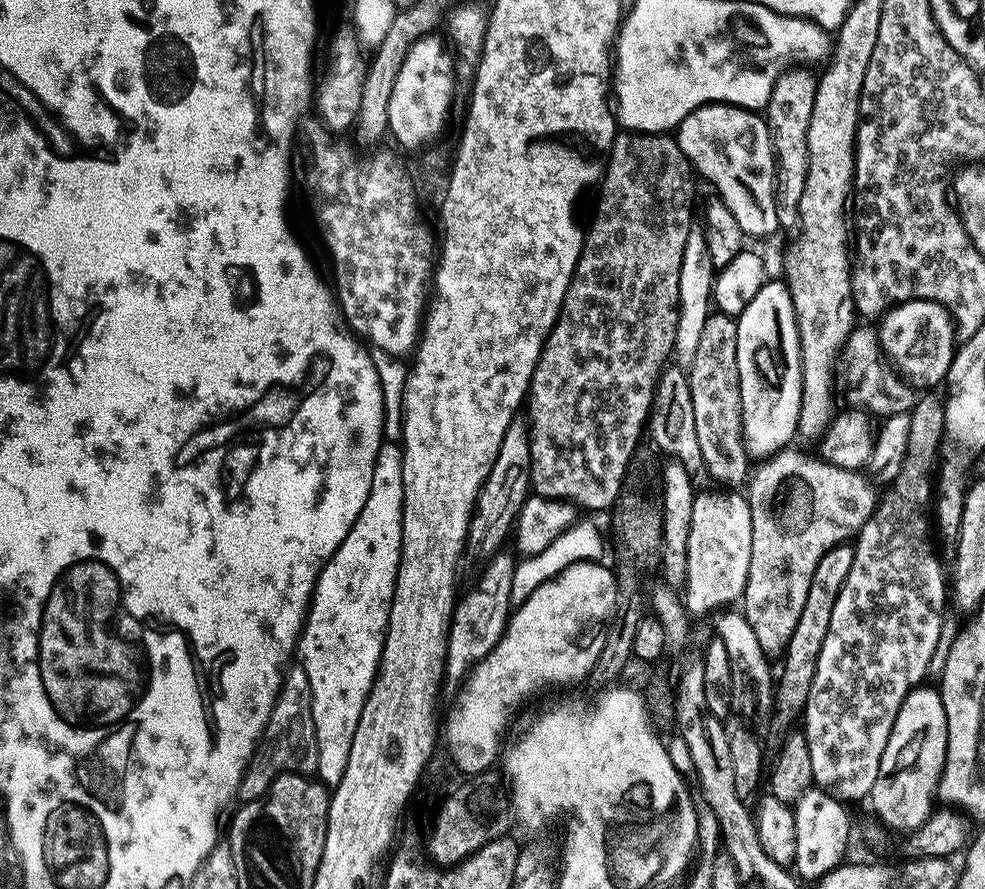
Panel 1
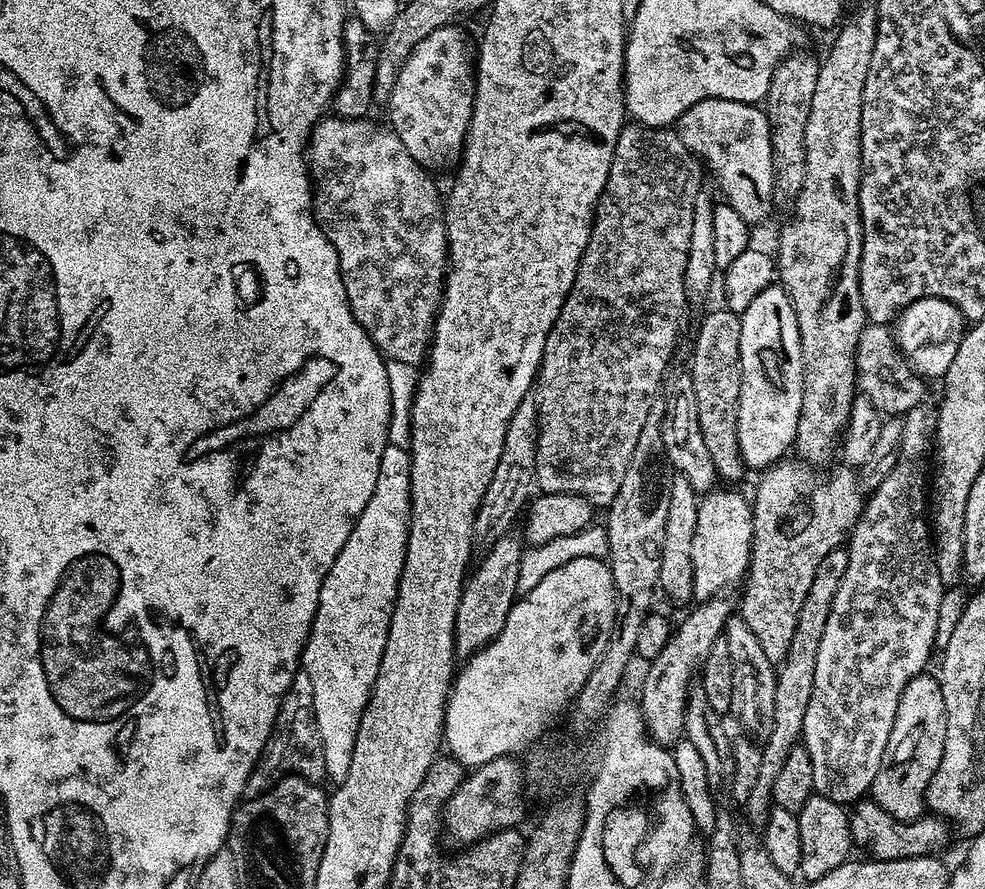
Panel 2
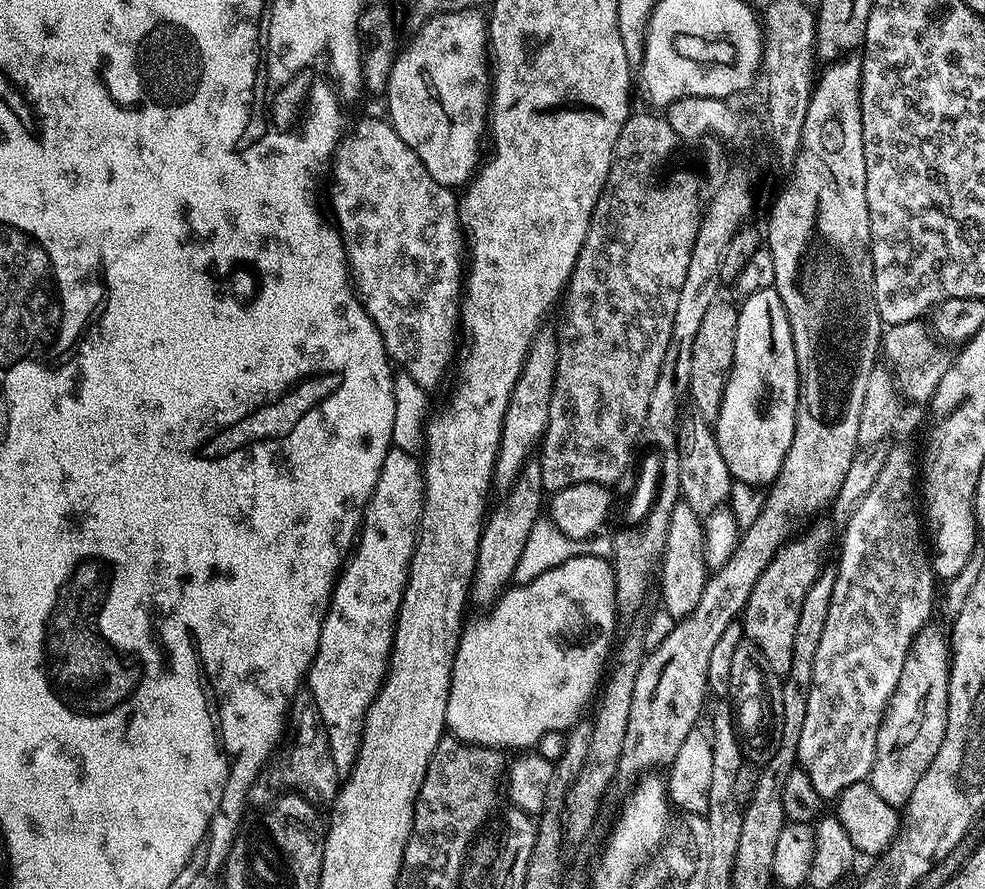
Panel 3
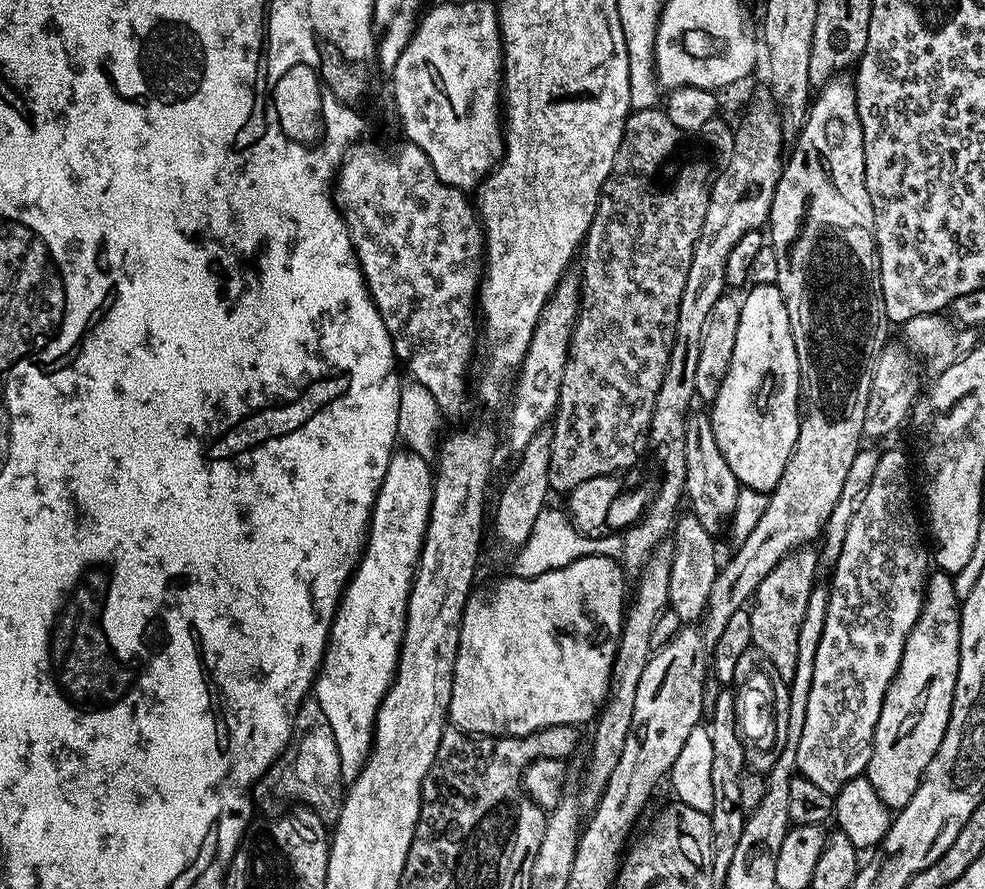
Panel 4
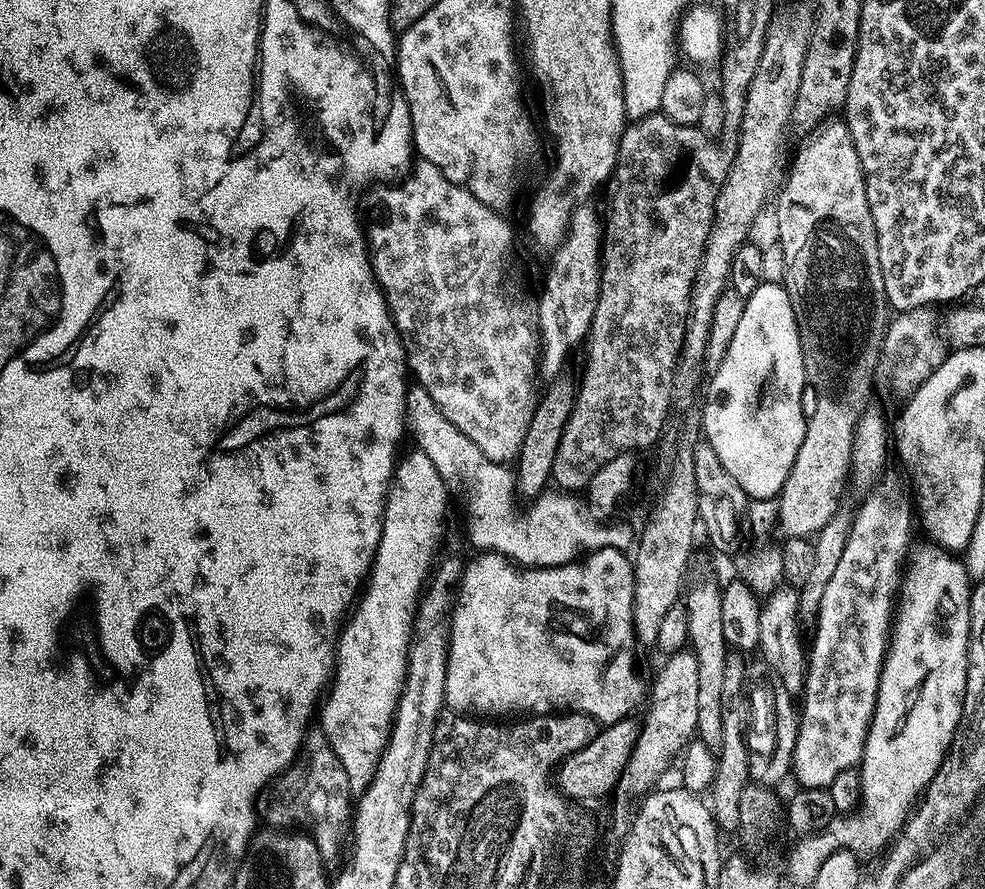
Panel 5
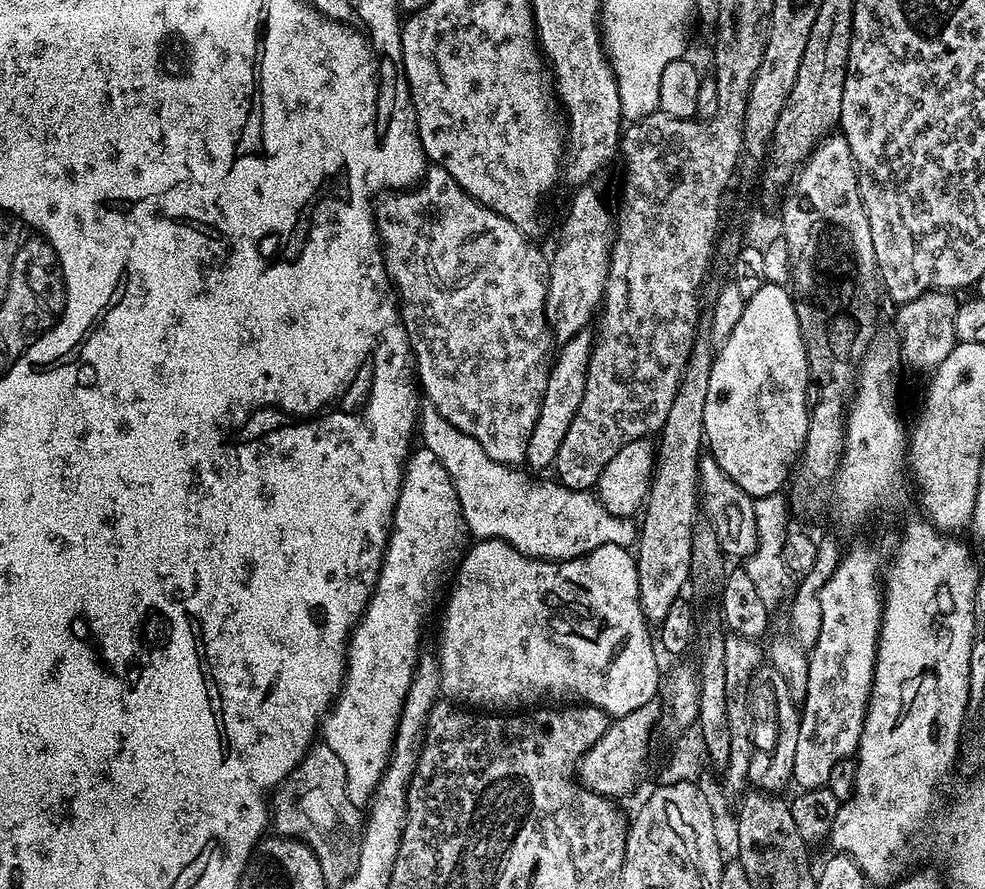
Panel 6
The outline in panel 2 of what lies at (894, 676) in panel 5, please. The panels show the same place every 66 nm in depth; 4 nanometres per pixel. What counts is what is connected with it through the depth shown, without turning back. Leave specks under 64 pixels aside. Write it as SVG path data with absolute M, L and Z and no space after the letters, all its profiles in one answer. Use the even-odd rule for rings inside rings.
M921 674L906 686L898 702L898 714L890 730L882 766L870 789L871 799L895 820L908 822L912 816L912 796L923 797L926 782L934 778L938 762L942 762L946 742L946 706L940 681L935 675Z

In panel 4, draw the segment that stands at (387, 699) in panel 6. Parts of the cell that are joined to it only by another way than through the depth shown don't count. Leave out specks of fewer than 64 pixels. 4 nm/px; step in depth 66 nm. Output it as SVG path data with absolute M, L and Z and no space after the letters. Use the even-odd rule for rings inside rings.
M407 450L393 451L390 466L386 466L386 478L382 478L382 486L372 507L372 520L368 523L364 554L356 566L356 571L352 573L352 579L344 587L344 595L340 597L340 605L332 619L324 660L316 673L314 699L322 706L322 714L326 714L330 730L334 730L334 742L338 742L338 758L342 762L342 778L346 782L356 780L362 766L368 761L376 715L392 679L396 676L396 663L400 657L400 640L404 637L412 579L416 576L416 563L420 561L424 532L428 529L433 479L434 468L429 461Z

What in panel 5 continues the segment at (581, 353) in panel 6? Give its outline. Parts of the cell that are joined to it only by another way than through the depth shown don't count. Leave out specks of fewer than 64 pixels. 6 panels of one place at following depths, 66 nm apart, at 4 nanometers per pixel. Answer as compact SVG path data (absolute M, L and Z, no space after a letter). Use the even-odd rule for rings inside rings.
M560 378L551 385L548 393L541 395L532 409L530 426L526 426L526 438L522 438L522 450L514 461L516 491L521 497L535 498L549 487L552 479L554 457L558 454L558 442L562 442L562 430L572 413L576 401L577 385Z

